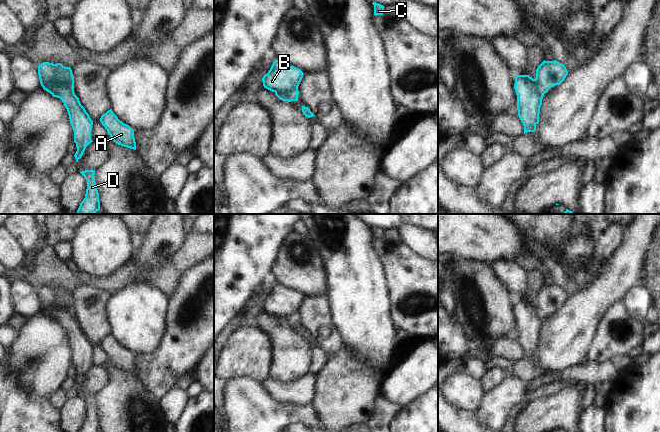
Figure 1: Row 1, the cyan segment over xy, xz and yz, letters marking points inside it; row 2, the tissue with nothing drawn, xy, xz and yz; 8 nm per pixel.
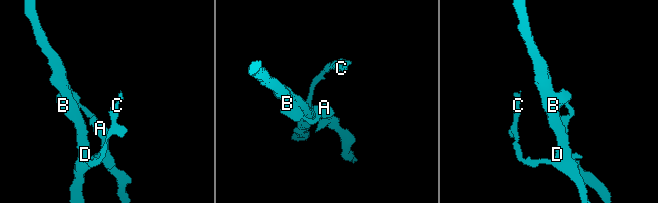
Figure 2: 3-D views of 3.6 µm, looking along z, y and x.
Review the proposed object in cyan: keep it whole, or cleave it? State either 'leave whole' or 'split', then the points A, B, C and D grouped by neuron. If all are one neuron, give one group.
split; groups A / B C D

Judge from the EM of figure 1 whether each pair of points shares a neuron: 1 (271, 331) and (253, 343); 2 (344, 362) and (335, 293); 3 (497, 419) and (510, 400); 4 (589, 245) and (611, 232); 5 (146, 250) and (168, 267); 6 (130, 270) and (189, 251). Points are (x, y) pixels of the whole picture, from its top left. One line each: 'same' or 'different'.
1: different
2: different
3: same
4: different
5: different
6: same

